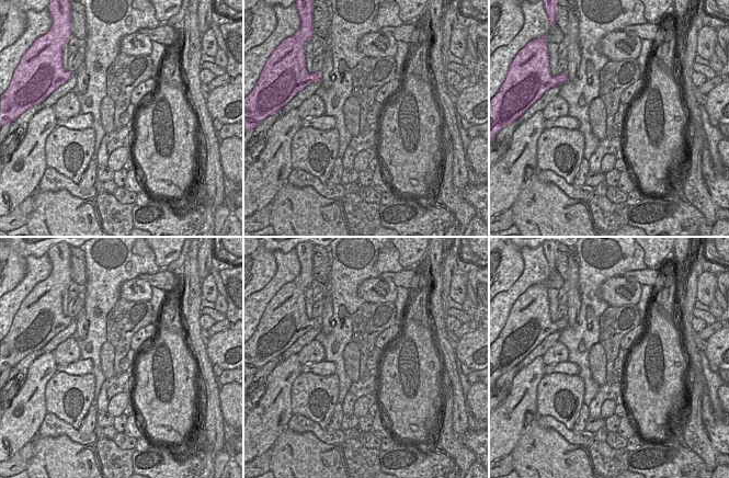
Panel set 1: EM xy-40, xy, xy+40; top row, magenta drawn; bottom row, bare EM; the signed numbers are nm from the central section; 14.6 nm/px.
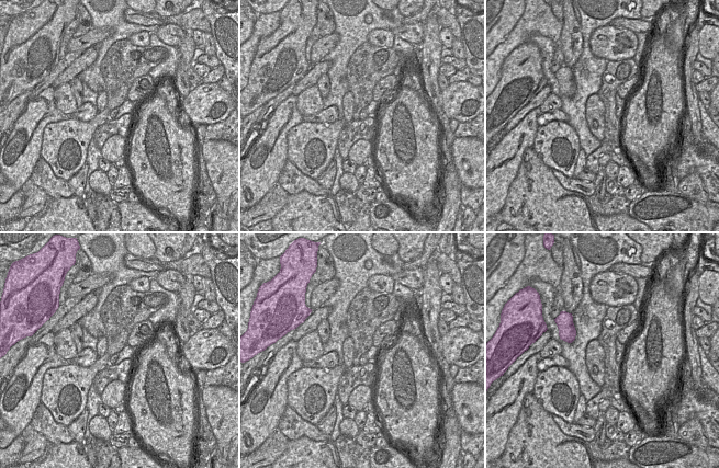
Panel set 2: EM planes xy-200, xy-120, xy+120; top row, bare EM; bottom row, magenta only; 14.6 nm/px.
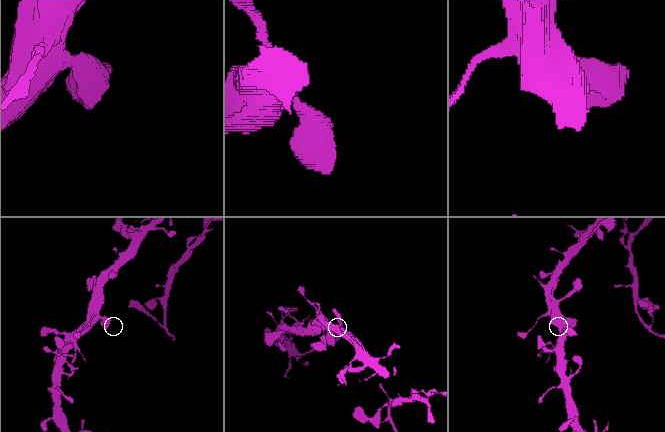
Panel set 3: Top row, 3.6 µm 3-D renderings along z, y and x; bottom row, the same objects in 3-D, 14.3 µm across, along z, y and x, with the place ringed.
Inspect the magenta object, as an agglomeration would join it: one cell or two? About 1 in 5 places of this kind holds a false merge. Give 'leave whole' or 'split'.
leave whole

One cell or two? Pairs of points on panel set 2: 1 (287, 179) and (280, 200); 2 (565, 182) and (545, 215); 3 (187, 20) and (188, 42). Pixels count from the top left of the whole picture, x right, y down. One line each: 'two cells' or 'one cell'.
1: two cells
2: two cells
3: two cells

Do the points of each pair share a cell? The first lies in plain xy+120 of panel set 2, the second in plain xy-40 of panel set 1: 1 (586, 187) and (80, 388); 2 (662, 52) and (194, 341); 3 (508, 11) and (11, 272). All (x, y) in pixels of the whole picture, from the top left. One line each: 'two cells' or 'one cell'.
1: two cells
2: two cells
3: one cell

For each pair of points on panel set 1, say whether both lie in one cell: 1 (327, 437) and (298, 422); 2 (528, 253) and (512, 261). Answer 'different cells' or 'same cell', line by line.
1: same cell
2: different cells

